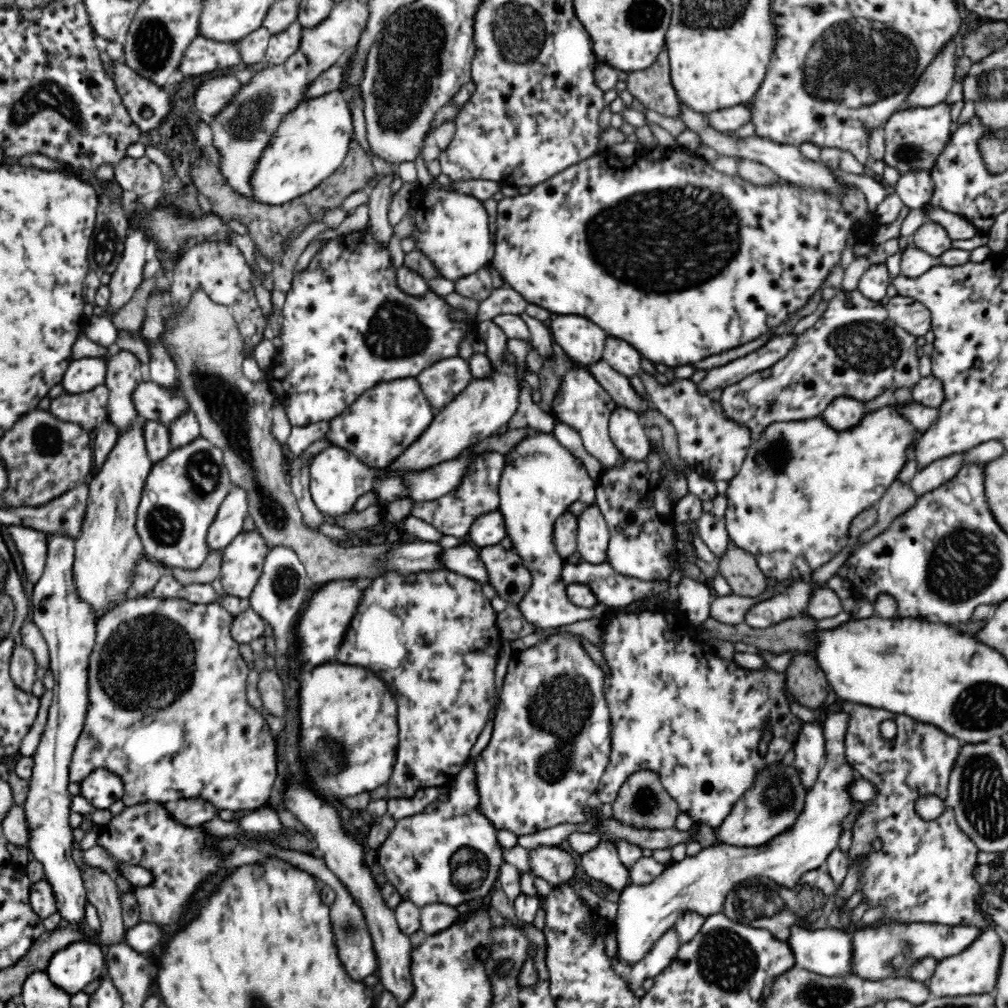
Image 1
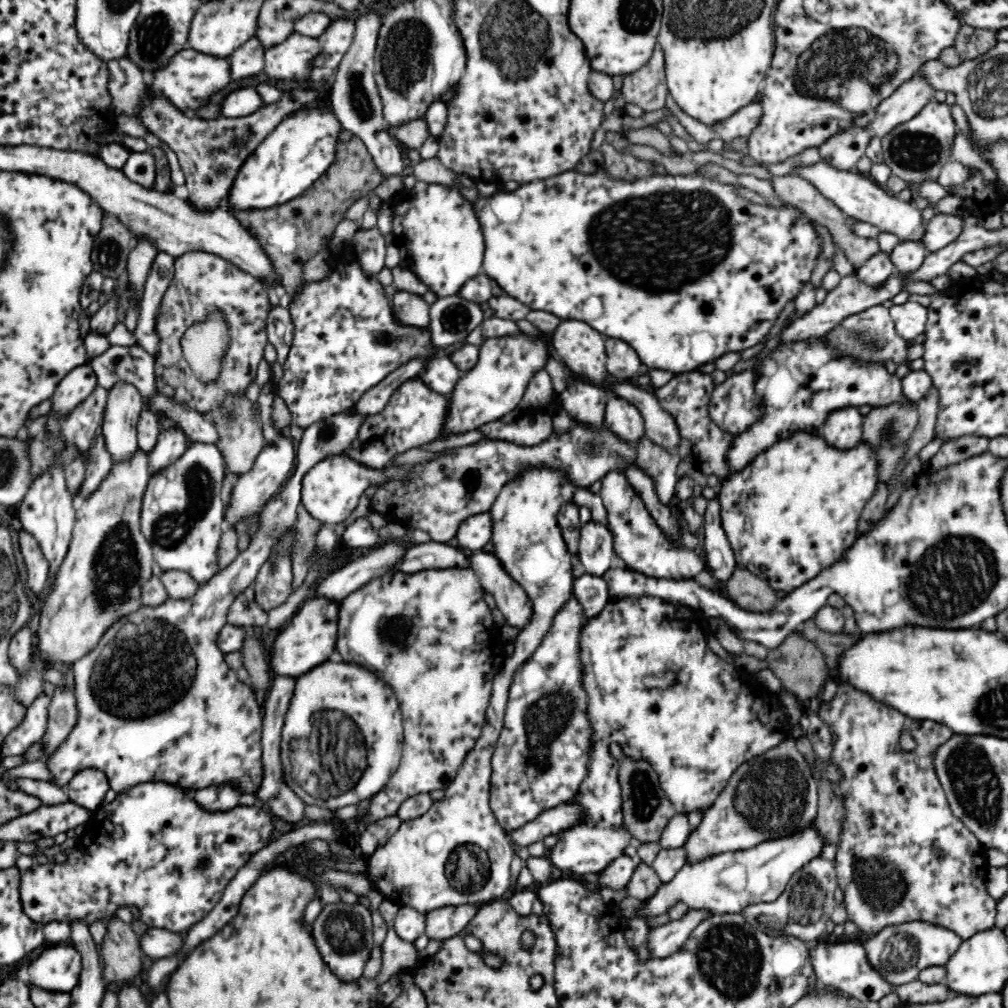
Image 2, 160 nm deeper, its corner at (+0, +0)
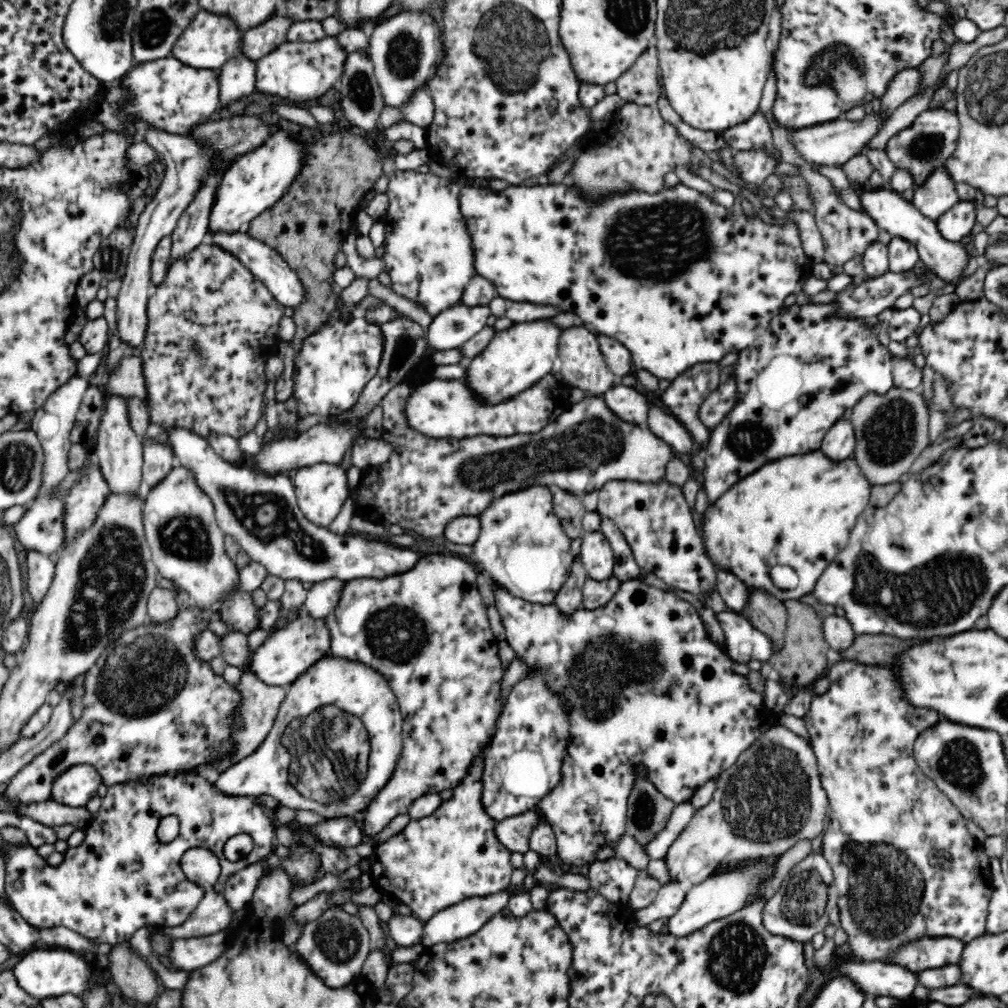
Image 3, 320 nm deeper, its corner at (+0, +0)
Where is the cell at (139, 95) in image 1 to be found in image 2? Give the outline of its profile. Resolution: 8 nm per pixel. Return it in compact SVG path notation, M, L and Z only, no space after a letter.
M309 86L305 87L303 90L294 89L291 92L289 91L287 93L284 93L277 103L270 103L268 105L266 104L264 108L258 110L258 112L253 112L252 114L249 114L248 116L238 118L228 118L226 116L220 116L217 119L204 120L201 116L188 115L178 111L178 109L176 109L176 107L174 107L172 103L168 102L168 100L164 99L164 97L150 97L150 95L147 94L146 90L146 96L145 99L143 100L143 111L141 112L141 122L143 122L143 126L145 126L145 128L147 128L149 132L152 132L153 134L158 136L160 140L164 140L164 142L166 142L166 144L168 144L168 146L172 148L174 152L176 152L181 169L185 174L185 185L187 186L188 189L187 199L188 204L194 206L196 210L198 210L199 212L214 212L214 210L217 210L224 206L223 205L224 200L228 196L230 186L232 186L234 177L236 174L238 174L238 170L240 170L241 164L246 160L246 158L248 158L248 156L250 156L250 153L260 144L260 142L262 142L262 140L264 140L266 136L268 136L268 134L270 134L276 128L276 126L278 126L278 123L282 119L285 119L287 117L287 115L289 115L292 112L294 113L297 112L300 106L302 106L302 104L306 104L306 102L312 102L314 98L326 94L327 91L328 87L326 87L324 90L321 89L320 92L312 91L312 89Z

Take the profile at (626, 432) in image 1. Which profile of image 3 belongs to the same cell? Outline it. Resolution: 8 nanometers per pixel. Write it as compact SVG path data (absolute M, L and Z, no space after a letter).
M617 382L602 396L610 410L622 420L637 425L647 423L650 406L646 394Z

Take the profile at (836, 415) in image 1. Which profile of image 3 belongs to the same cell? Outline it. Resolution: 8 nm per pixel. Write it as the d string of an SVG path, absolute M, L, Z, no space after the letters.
M848 420L836 422L823 439L821 452L824 452L830 460L839 463L850 459L856 447L855 433Z

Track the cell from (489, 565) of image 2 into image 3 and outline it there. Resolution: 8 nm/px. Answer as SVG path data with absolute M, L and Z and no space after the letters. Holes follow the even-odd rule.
M641 577L623 581L619 586L618 592L612 597L610 602L605 606L600 606L594 610L586 610L580 608L574 610L572 614L564 614L554 604L543 605L540 603L528 602L523 598L518 598L510 594L508 591L495 585L494 592L495 606L501 616L501 622L505 630L505 640L514 650L516 659L520 659L520 663L526 667L526 674L540 673L542 679L550 693L562 696L562 700L566 702L566 706L576 708L576 712L570 712L570 730L568 730L568 746L566 746L566 754L562 756L562 766L559 782L546 797L540 802L536 802L532 806L532 811L540 813L547 823L553 828L557 840L557 856L561 858L565 865L571 865L580 871L585 871L585 867L595 860L596 852L604 846L612 847L614 842L626 832L625 817L627 816L627 804L629 794L638 780L638 772L644 769L648 772L648 779L658 791L664 796L673 800L676 804L688 802L698 787L704 784L706 780L710 780L712 776L718 776L722 770L726 770L728 766L732 766L736 762L736 758L741 752L749 749L750 746L758 740L758 736L764 730L778 727L779 713L765 705L763 694L756 694L750 688L750 682L744 675L740 675L734 671L734 662L726 654L723 646L714 642L706 633L705 624L698 609L690 602L676 597L670 591L650 586L644 583ZM670 682L676 682L676 686L672 688ZM662 702L662 704L660 704Z

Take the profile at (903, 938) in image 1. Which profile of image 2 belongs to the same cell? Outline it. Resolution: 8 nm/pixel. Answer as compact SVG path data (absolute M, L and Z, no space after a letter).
M910 922L902 926L884 928L878 936L864 940L863 948L868 955L870 965L885 980L903 985L916 980L928 966L944 966L958 951L962 940L950 930L924 922Z

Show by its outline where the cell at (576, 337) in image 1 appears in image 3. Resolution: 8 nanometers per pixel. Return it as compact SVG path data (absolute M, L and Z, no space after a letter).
M573 326L569 329L563 329L559 338L557 353L557 369L569 386L581 388L591 396L596 396L603 395L618 382L618 379L614 378L614 374L610 372L610 369L606 366L606 361L602 358L602 351L596 333L590 332L586 326Z

